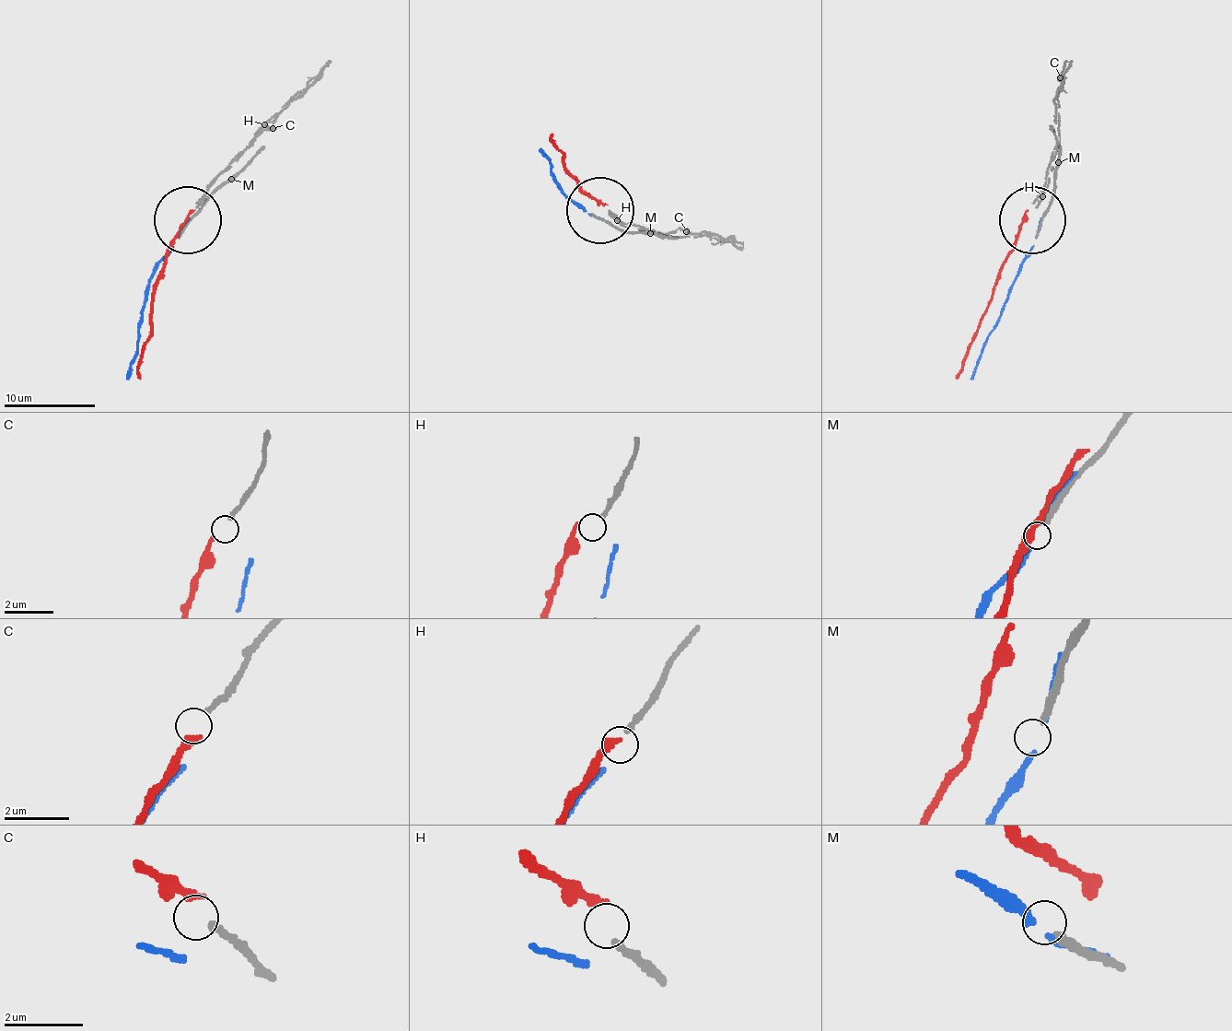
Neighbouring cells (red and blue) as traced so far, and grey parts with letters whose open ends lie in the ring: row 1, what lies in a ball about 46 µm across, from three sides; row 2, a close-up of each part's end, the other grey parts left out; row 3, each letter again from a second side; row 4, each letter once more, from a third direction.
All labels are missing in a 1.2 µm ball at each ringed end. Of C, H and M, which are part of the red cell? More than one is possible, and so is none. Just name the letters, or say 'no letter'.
C

